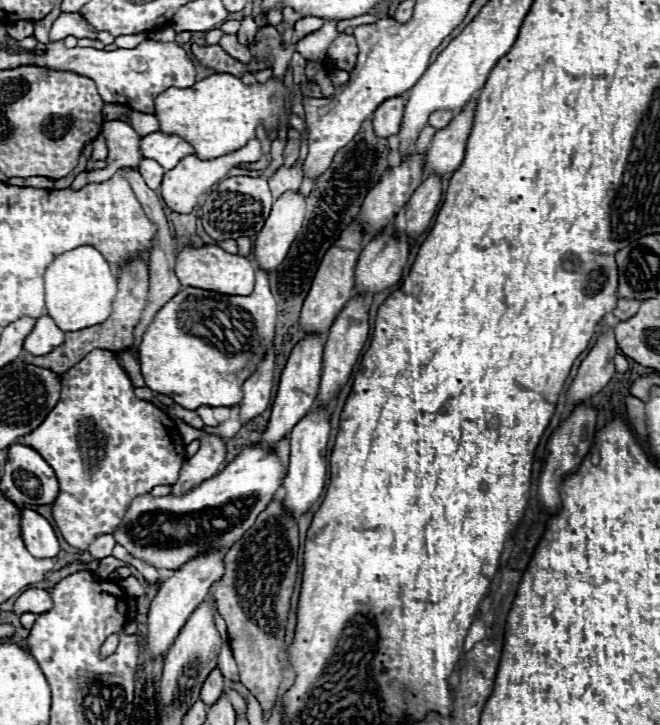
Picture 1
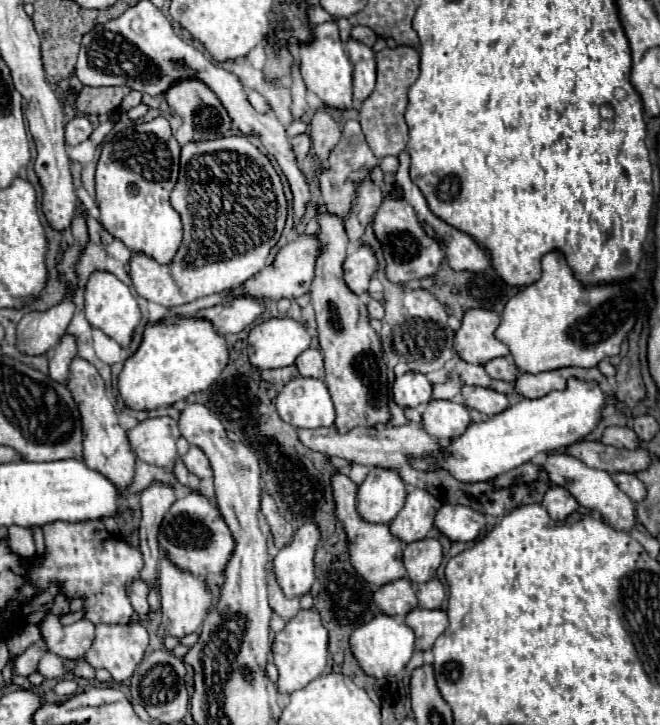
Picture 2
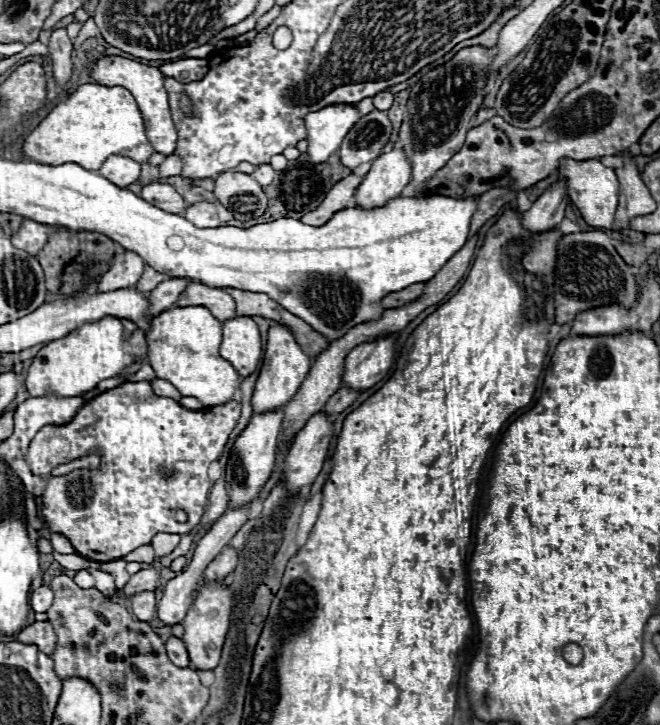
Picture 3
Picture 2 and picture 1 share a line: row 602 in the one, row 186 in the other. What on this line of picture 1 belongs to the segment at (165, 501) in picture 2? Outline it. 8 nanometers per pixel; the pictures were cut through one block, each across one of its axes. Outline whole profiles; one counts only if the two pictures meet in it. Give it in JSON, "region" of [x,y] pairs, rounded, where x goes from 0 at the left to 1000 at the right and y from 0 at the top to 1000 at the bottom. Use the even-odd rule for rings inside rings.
{"region":[[[215,221],[212,223],[212,229],[209,229],[209,237],[215,240],[215,246],[221,248],[221,254],[230,259],[230,262],[236,262],[236,259],[242,259],[242,254],[245,254],[245,243],[248,243],[248,232],[236,223],[236,221]]]}

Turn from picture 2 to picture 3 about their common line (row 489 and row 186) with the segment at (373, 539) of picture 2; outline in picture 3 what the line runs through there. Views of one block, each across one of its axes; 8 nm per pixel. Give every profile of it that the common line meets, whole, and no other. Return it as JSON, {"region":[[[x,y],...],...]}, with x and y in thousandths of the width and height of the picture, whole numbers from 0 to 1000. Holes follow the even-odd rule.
{"region":[[[536,240],[518,246],[512,254],[506,254],[506,259],[500,259],[494,273],[476,292],[467,292],[464,298],[458,298],[458,306],[470,309],[470,312],[494,309],[512,290],[521,290],[527,284],[527,276],[536,270],[545,251],[548,251],[548,246],[536,243]]]}

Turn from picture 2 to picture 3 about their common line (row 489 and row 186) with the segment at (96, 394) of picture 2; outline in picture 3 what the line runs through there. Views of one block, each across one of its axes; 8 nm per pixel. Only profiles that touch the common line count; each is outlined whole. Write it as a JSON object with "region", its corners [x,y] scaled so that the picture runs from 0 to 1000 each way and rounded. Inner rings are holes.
{"region":[[[164,215],[148,237],[161,243],[170,254],[191,259],[212,246],[212,226],[188,215]]]}

